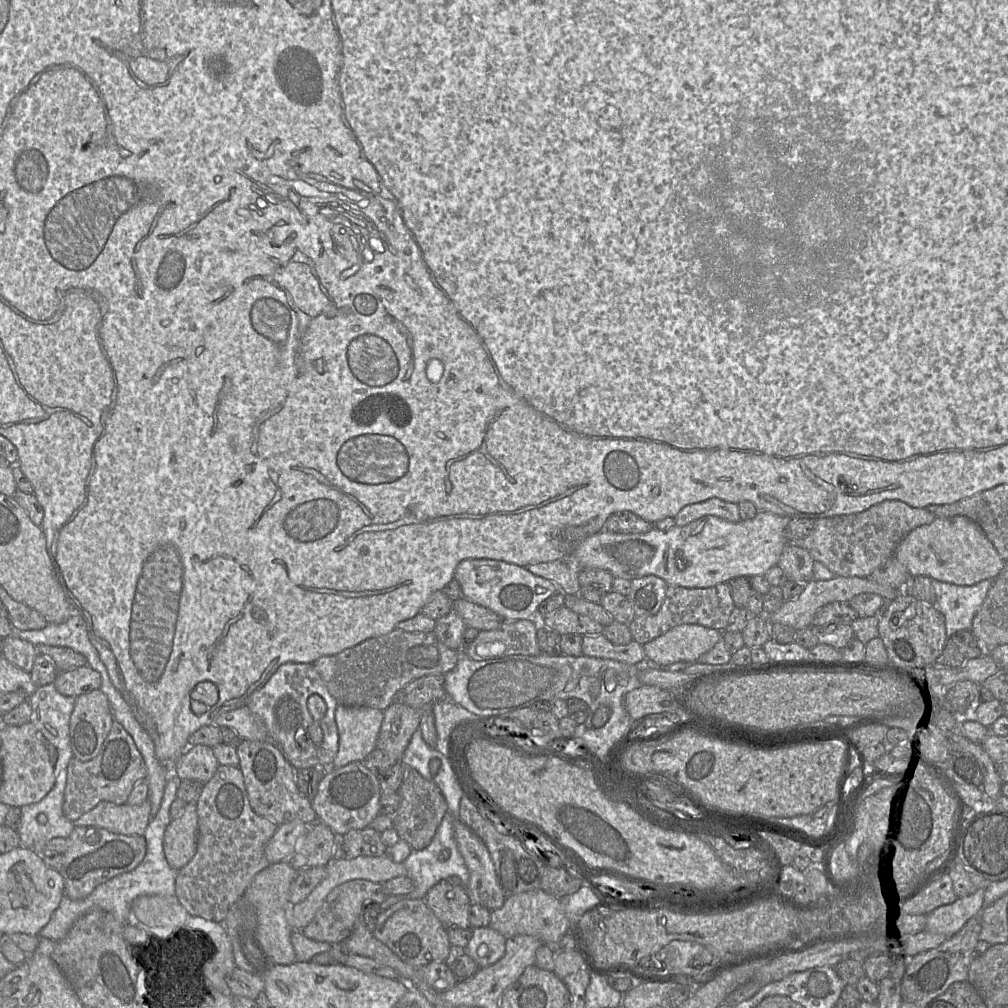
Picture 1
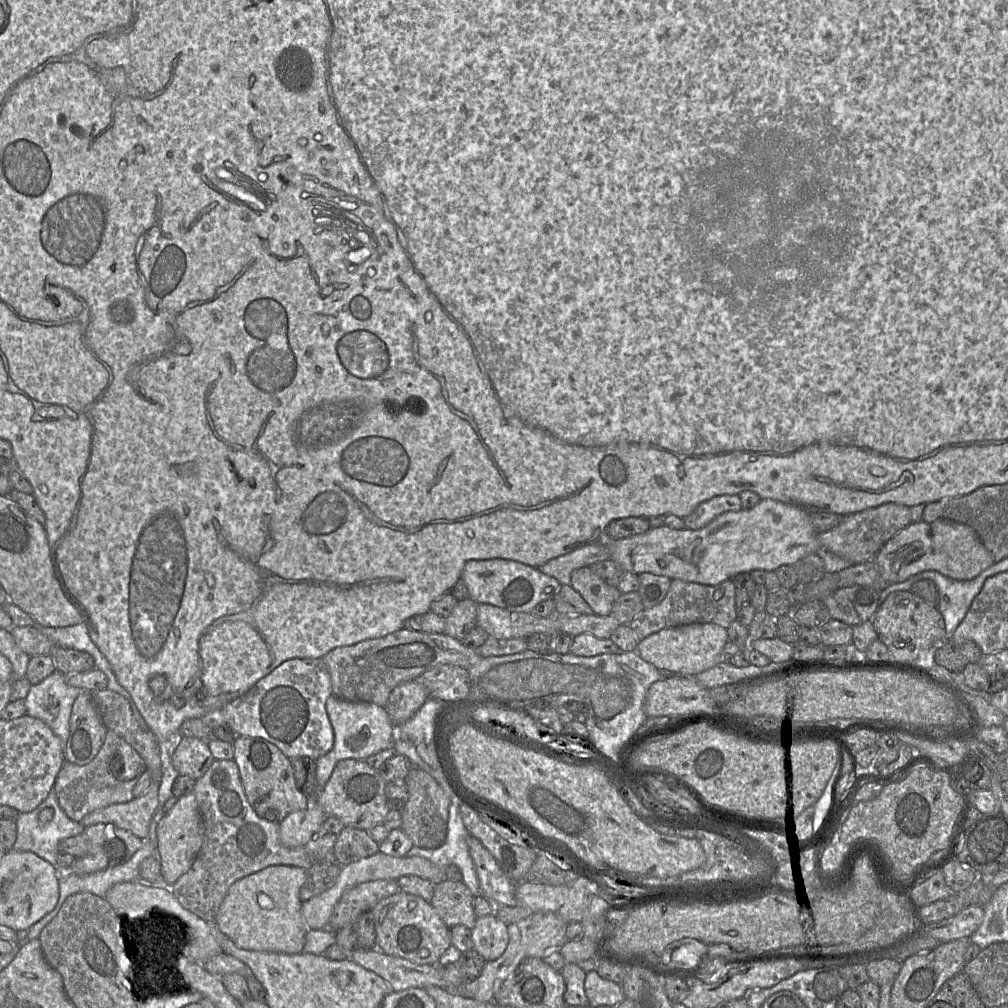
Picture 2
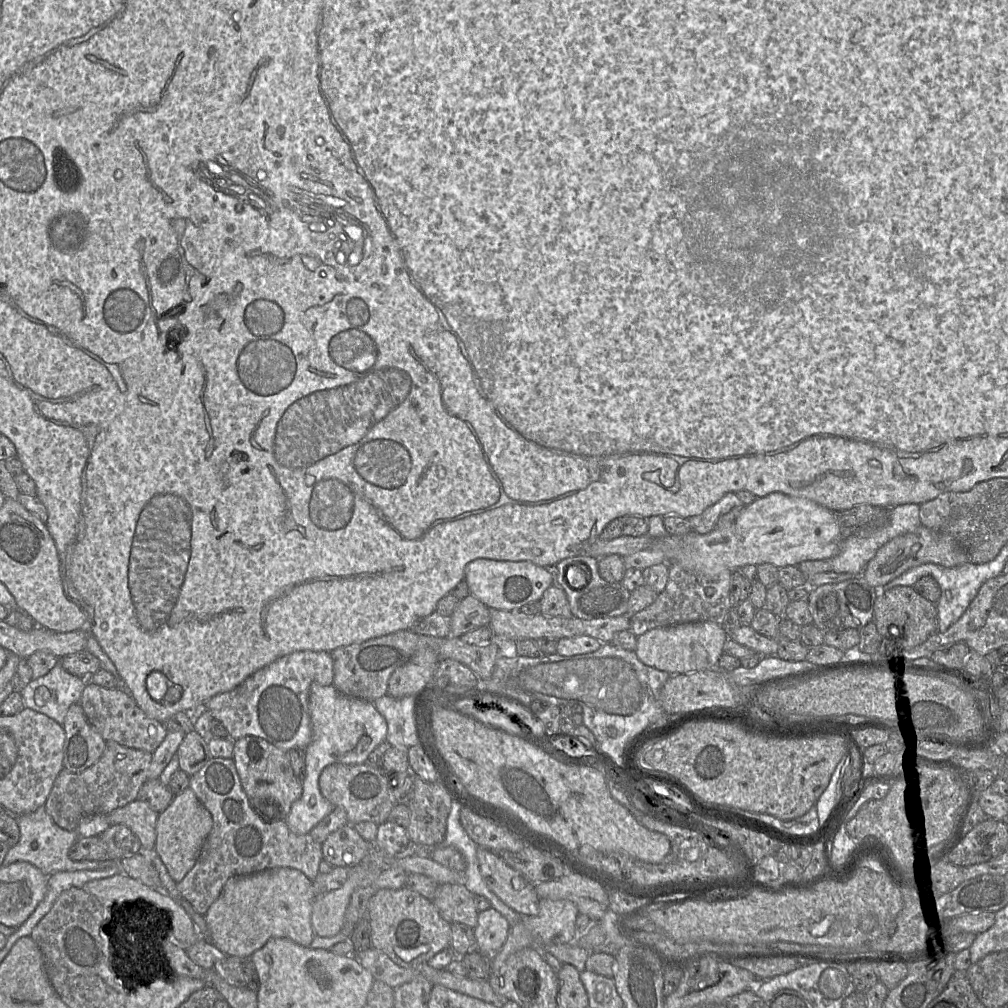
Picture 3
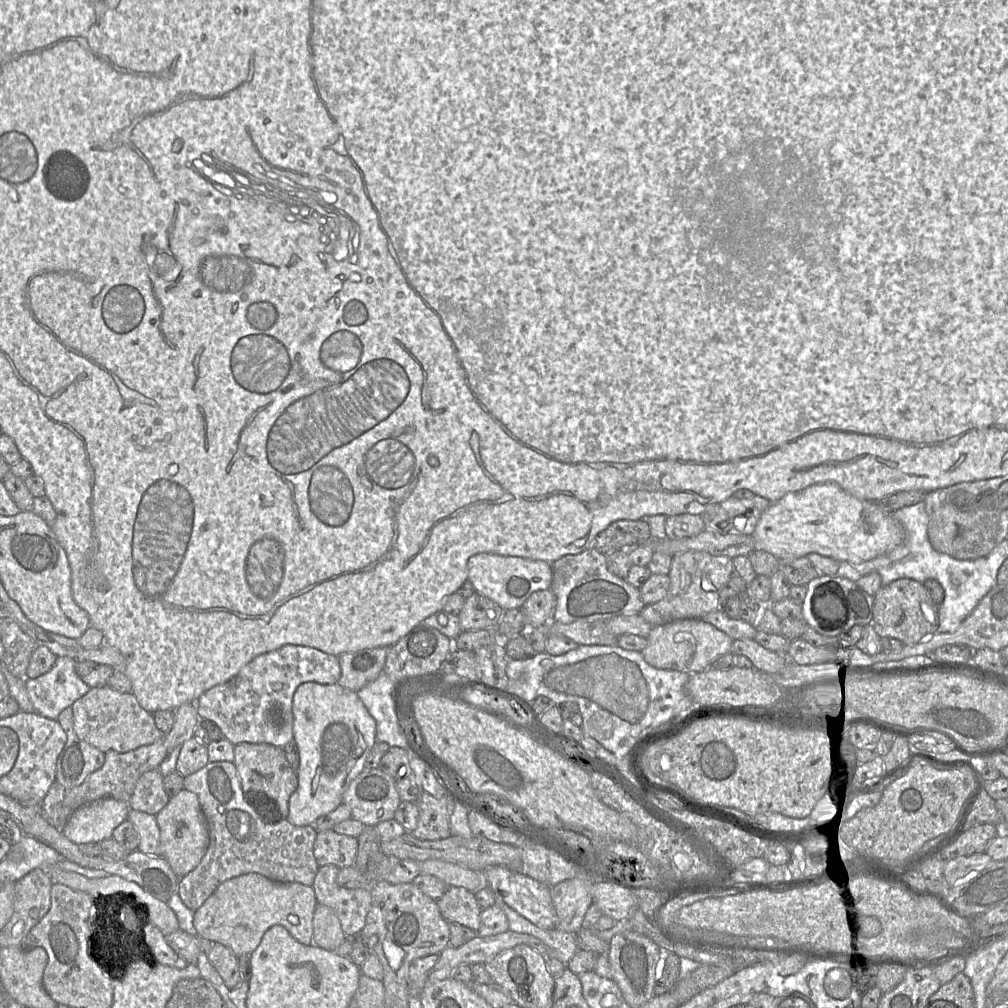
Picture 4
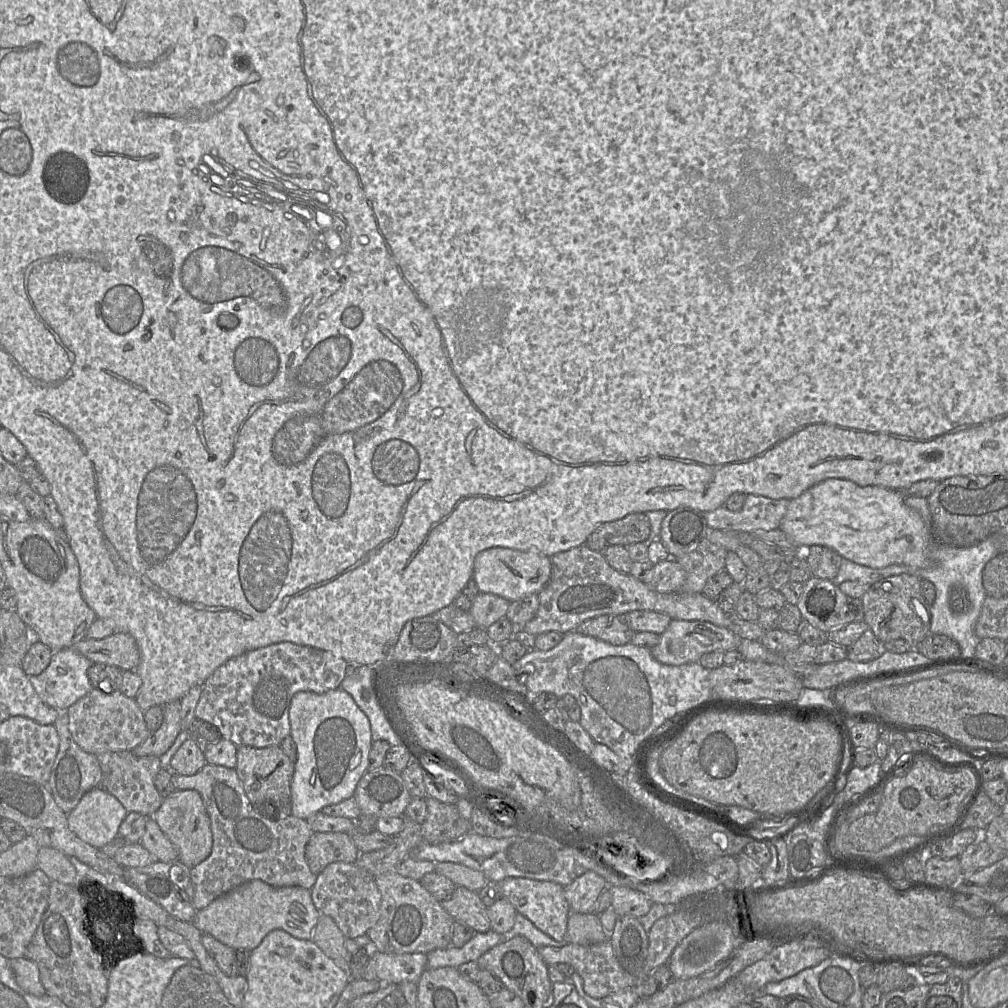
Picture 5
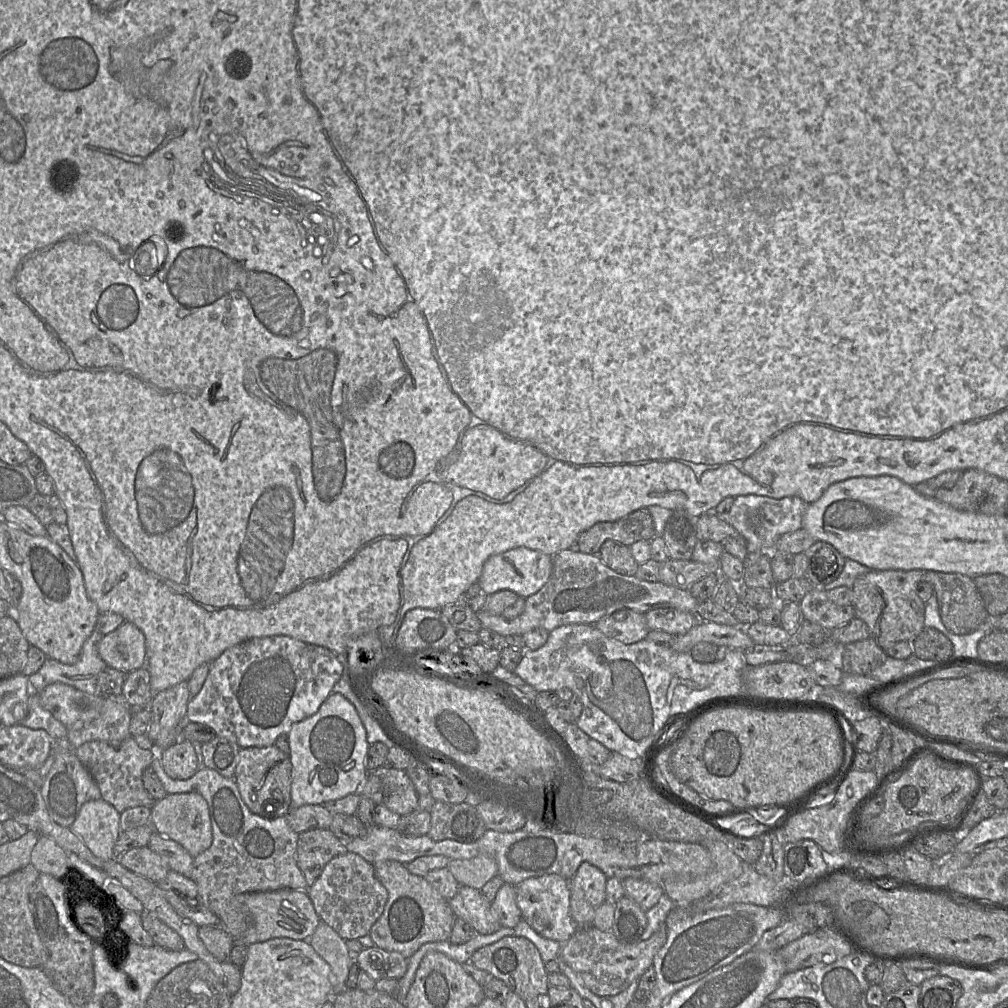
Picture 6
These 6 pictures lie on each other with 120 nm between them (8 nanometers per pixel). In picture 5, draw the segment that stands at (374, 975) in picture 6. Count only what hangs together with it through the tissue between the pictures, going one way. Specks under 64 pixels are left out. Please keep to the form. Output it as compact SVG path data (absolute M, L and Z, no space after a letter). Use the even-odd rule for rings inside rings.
M371 951L377 979L382 984L417 983L427 968L427 953L382 953Z

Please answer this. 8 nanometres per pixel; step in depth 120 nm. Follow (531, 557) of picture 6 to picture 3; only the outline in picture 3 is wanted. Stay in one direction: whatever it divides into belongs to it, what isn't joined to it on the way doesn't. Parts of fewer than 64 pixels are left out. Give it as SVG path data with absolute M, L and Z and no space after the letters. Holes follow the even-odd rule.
M479 558L465 568L465 580L470 594L490 609L518 610L522 606L540 601L546 589L555 583L552 569L538 566L530 561L498 561Z

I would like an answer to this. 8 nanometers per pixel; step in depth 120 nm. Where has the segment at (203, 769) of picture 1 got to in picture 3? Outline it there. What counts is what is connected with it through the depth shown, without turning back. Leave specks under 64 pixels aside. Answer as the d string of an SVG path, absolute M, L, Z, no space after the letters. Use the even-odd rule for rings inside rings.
M195 731L187 733L177 750L180 770L193 776L212 757L207 742Z

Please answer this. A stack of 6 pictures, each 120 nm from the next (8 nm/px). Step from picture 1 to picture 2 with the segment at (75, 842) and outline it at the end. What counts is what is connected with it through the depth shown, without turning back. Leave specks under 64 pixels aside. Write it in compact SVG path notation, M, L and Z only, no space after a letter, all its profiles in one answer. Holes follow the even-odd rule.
M96 824L84 828L89 839L89 852L83 858L76 858L70 866L70 872L78 875L91 874L121 865L127 862L143 846L143 840L131 832L112 824Z

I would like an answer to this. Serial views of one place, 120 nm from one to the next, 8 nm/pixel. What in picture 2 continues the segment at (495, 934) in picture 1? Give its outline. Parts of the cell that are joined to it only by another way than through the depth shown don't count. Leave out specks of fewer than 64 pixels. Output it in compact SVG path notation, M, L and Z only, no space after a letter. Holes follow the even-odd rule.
M492 913L477 917L472 931L473 949L486 961L499 958L509 942L508 926Z

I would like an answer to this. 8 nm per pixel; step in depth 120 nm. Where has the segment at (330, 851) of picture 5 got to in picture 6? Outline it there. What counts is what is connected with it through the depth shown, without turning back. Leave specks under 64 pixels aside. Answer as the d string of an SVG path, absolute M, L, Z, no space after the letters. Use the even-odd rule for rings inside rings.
M312 829L298 835L296 863L303 873L308 887L312 886L325 865L334 857L347 853L347 848L329 829Z

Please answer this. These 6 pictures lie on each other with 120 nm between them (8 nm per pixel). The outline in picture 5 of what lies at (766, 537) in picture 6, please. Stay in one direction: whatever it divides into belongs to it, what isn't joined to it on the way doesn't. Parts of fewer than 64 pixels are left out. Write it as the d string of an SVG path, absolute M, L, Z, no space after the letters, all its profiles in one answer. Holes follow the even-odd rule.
M748 494L741 509L730 511L724 506L705 513L712 530L754 532L777 529L792 499L771 499Z

